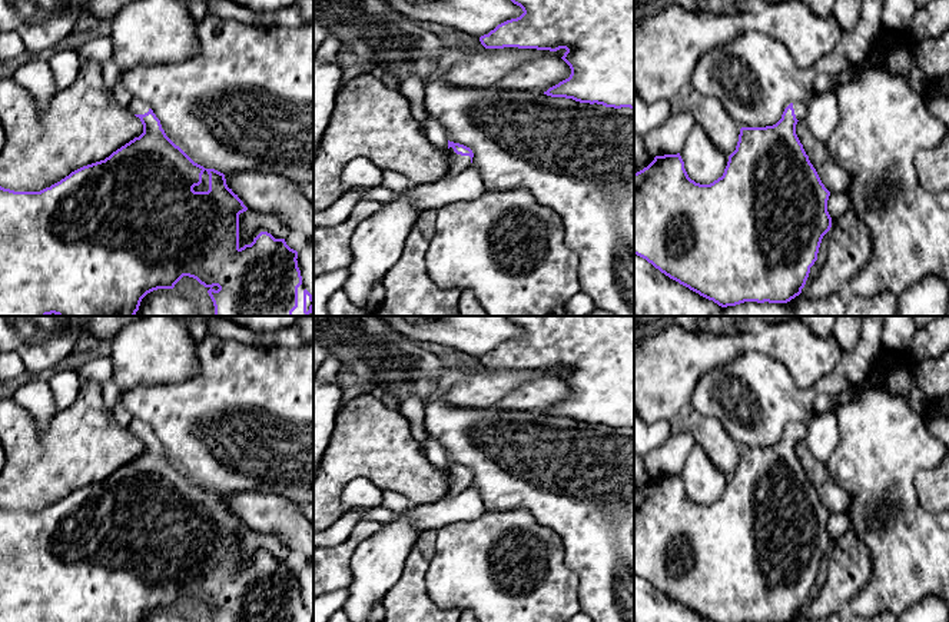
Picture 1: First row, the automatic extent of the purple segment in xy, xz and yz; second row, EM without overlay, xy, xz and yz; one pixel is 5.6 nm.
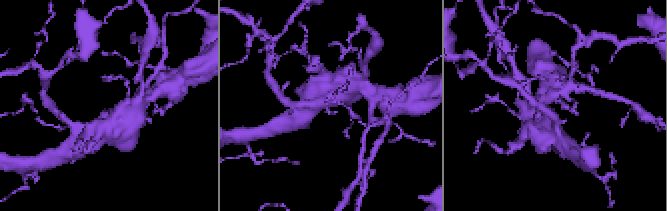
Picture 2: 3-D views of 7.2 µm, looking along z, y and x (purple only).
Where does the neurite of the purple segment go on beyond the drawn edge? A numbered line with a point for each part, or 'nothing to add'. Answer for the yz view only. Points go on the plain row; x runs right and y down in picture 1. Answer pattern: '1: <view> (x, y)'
1: yz (800, 428)

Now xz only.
1: xz (458, 484)

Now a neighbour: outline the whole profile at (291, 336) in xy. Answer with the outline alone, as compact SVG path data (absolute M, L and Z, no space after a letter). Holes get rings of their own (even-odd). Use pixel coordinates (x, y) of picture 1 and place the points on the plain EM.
M208 316L206 329L208 333L223 339L235 339L242 343L259 346L299 347L303 345L302 333L298 325L272 332L253 332L220 316Z

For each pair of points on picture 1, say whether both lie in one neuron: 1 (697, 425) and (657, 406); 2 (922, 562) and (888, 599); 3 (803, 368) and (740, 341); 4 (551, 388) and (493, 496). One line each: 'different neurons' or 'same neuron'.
1: different neurons
2: same neuron
3: same neuron
4: different neurons

